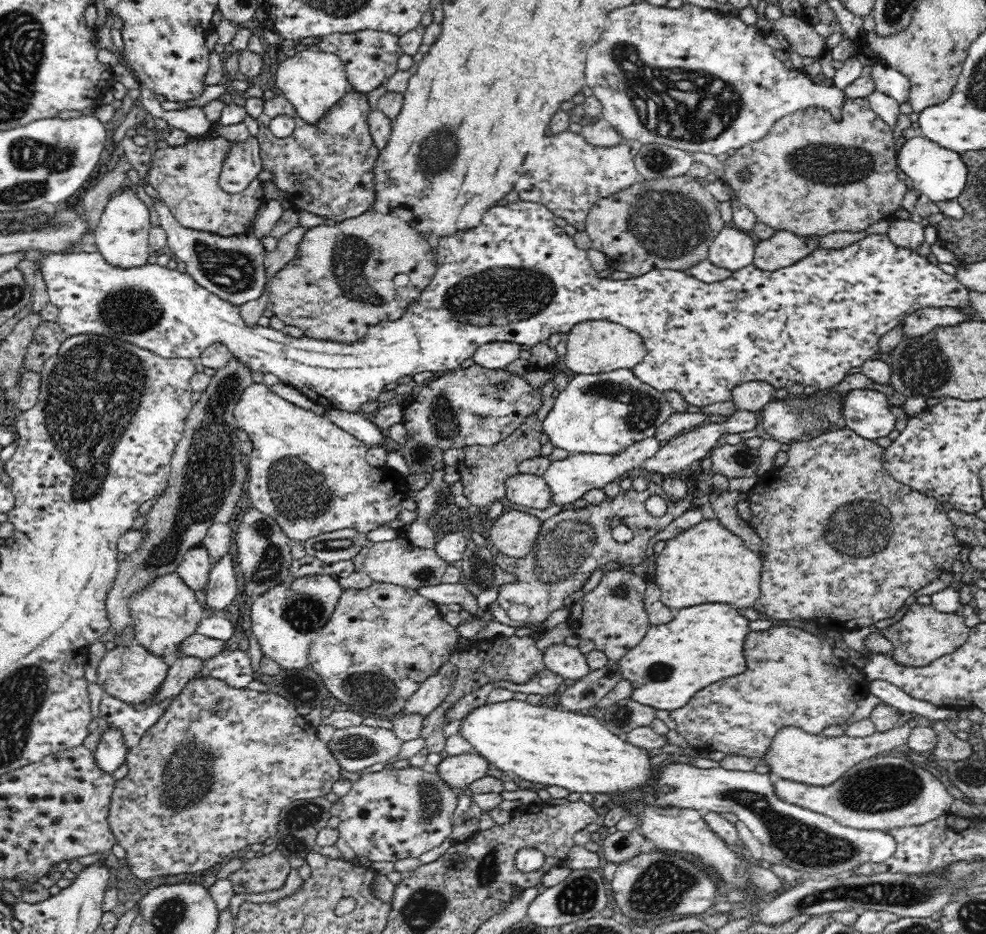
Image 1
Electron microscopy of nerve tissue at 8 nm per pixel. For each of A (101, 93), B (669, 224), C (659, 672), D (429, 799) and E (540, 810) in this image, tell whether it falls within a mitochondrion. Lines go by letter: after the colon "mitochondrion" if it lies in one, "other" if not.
A: other
B: mitochondrion
C: mitochondrion
D: mitochondrion
E: other

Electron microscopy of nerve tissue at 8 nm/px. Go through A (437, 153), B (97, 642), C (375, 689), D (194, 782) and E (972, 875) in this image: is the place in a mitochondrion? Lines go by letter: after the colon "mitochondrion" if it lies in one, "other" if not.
A: mitochondrion
B: other
C: mitochondrion
D: mitochondrion
E: mitochondrion

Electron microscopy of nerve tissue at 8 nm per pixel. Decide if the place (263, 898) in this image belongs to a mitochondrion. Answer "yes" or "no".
no

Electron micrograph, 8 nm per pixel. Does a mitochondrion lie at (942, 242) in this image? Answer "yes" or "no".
no

